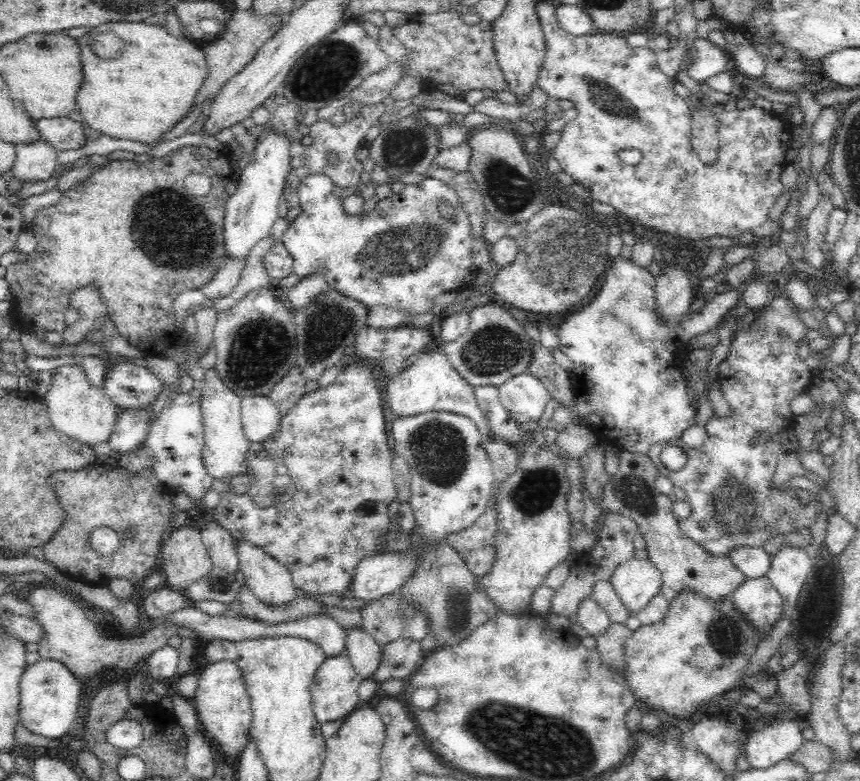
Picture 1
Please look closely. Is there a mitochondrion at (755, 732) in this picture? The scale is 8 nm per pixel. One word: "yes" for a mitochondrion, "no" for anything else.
no

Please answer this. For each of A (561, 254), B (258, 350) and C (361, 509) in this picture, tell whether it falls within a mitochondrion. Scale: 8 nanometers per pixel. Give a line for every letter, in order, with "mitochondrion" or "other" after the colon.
A: mitochondrion
B: mitochondrion
C: other

